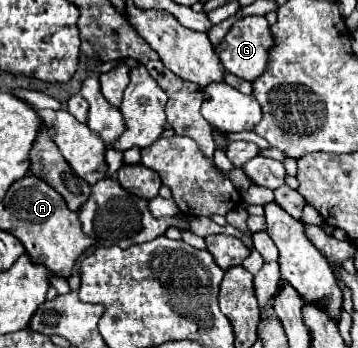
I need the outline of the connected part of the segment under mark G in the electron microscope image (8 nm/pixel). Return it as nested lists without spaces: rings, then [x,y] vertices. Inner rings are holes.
[[[244,16],[224,36],[216,54],[228,72],[252,82],[264,72],[270,46],[272,34],[266,18]]]

